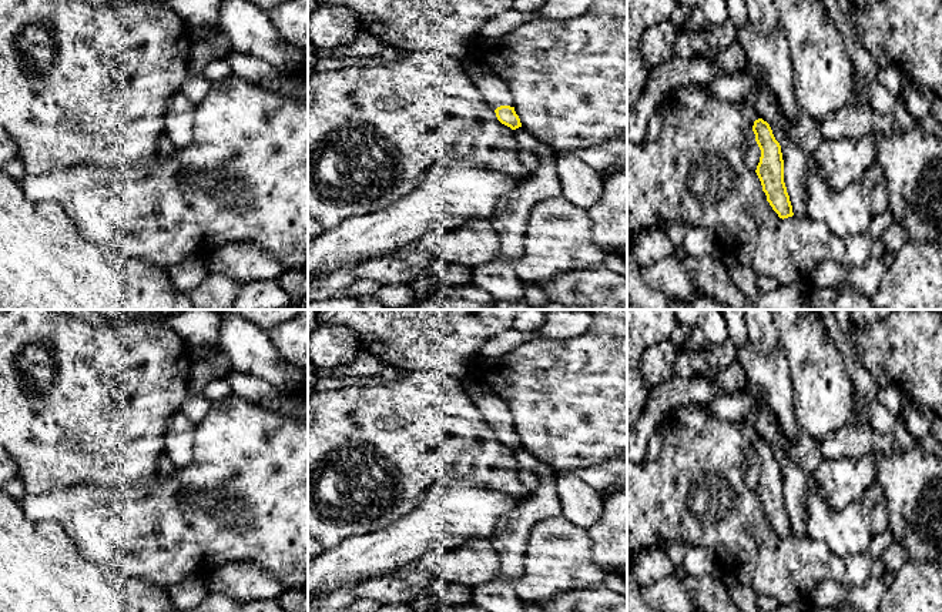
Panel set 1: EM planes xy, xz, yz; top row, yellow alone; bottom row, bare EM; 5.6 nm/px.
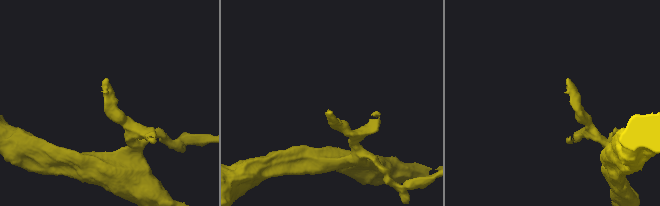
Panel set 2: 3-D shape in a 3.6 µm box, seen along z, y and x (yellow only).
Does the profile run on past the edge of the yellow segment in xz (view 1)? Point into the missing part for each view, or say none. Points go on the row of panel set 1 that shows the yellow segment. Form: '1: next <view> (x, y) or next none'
1: next xz (496, 93)

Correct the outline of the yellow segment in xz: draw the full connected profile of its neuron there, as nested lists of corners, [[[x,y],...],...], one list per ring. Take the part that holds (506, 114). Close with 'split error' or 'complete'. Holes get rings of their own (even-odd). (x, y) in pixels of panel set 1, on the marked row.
[[[472,60],[467,63],[467,74],[502,124],[512,130],[522,127],[520,118],[514,111],[513,96],[503,80],[496,77],[489,67]]]; split error

